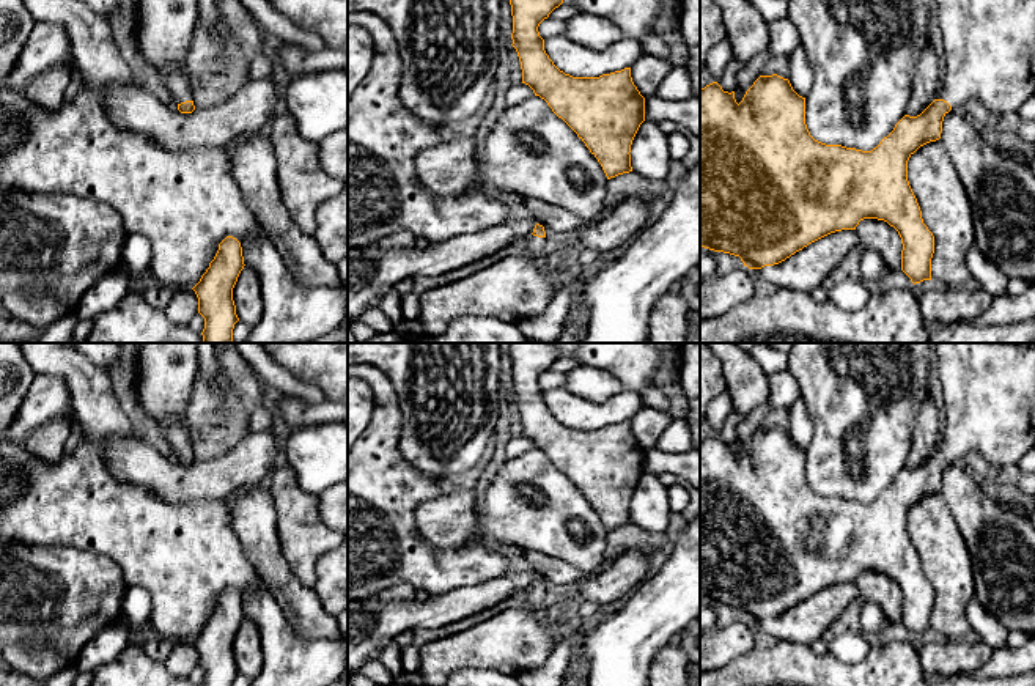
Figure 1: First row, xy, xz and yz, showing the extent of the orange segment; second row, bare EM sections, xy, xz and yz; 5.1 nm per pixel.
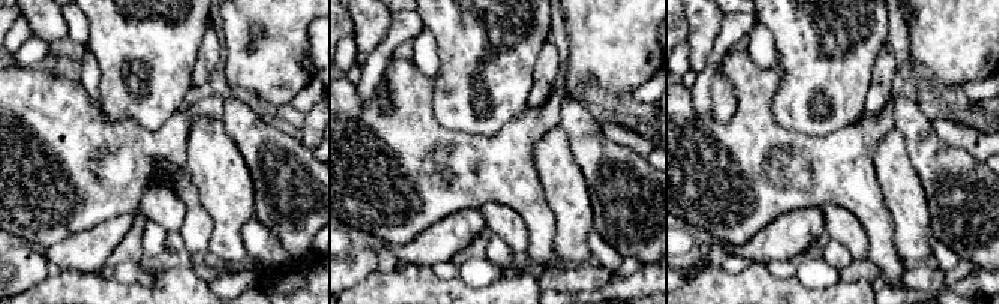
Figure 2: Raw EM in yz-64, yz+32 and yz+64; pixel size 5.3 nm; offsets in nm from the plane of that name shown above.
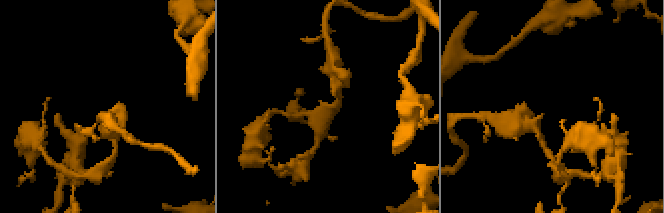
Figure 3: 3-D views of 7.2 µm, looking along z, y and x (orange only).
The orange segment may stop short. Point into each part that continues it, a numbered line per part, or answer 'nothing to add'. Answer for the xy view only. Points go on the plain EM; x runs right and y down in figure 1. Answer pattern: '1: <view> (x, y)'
1: xy (165, 372)

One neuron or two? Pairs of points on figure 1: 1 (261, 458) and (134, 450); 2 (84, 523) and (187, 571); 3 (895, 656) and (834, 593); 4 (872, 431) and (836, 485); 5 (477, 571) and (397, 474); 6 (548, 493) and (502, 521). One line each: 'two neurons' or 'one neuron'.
1: one neuron
2: one neuron
3: two neurons
4: one neuron
5: one neuron
6: one neuron

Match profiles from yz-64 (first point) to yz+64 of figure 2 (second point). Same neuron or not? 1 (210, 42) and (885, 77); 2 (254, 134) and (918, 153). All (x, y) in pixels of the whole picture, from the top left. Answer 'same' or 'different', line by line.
1: same
2: same

